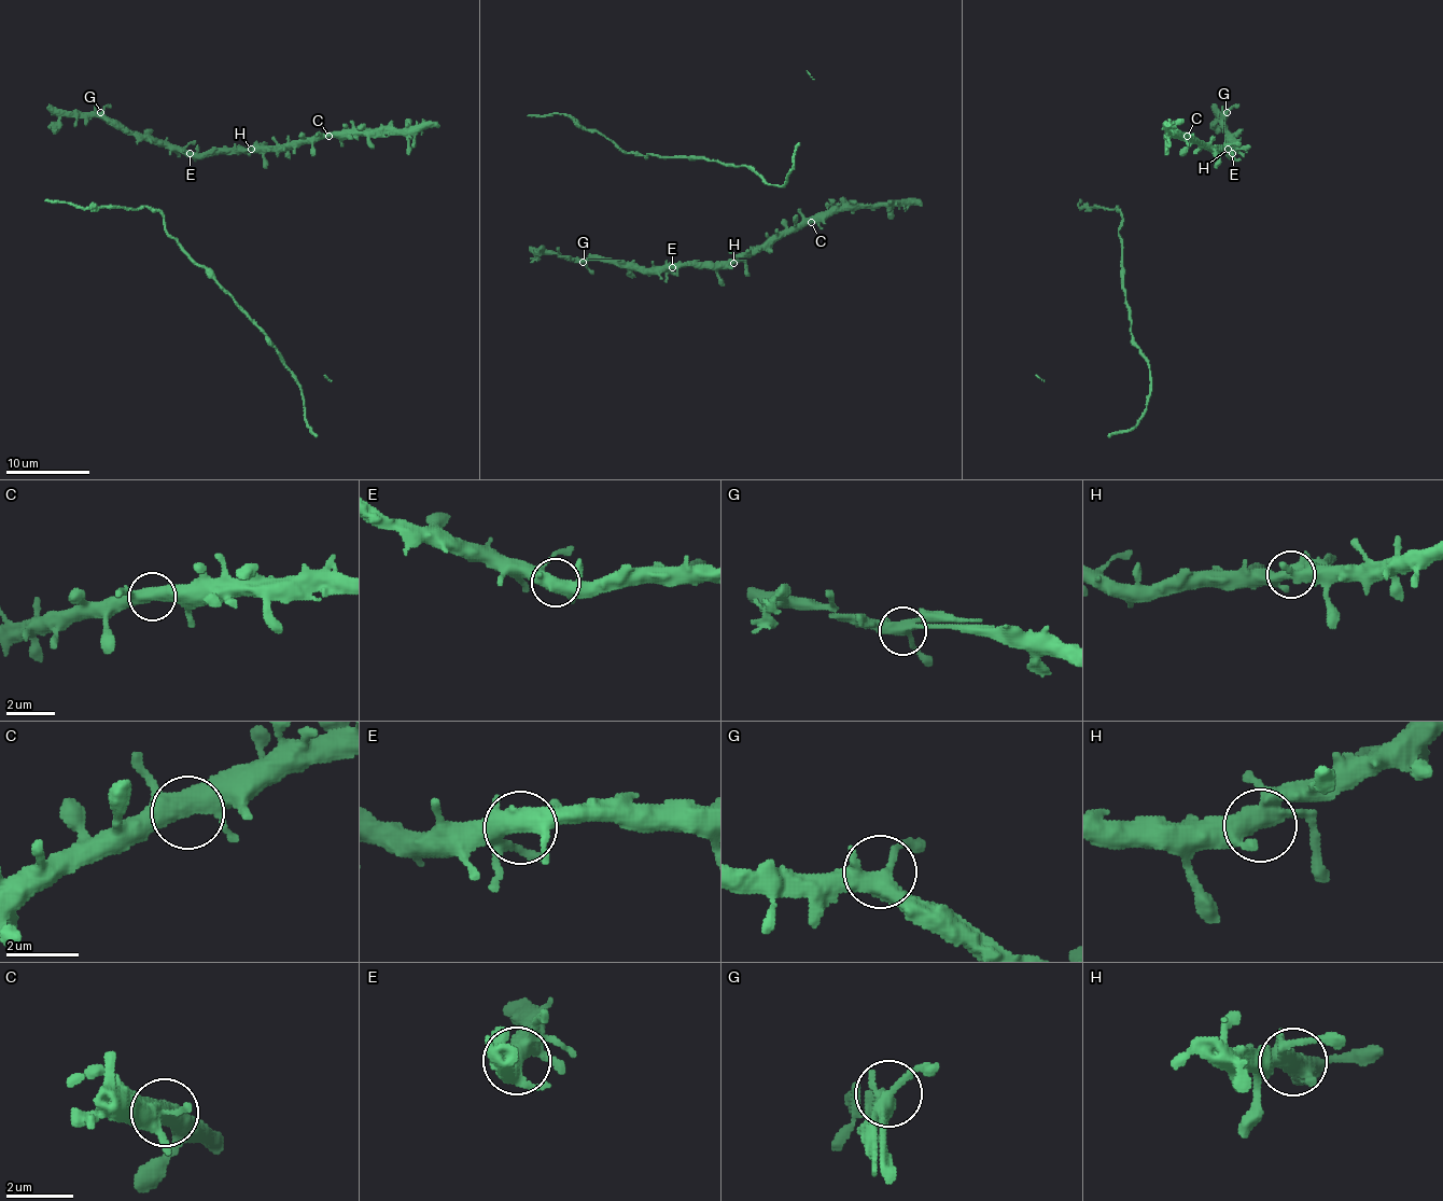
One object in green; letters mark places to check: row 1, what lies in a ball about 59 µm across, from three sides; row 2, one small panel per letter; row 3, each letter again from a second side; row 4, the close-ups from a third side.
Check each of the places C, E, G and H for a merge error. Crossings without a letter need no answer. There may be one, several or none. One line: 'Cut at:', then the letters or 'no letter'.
Cut at: no letter

